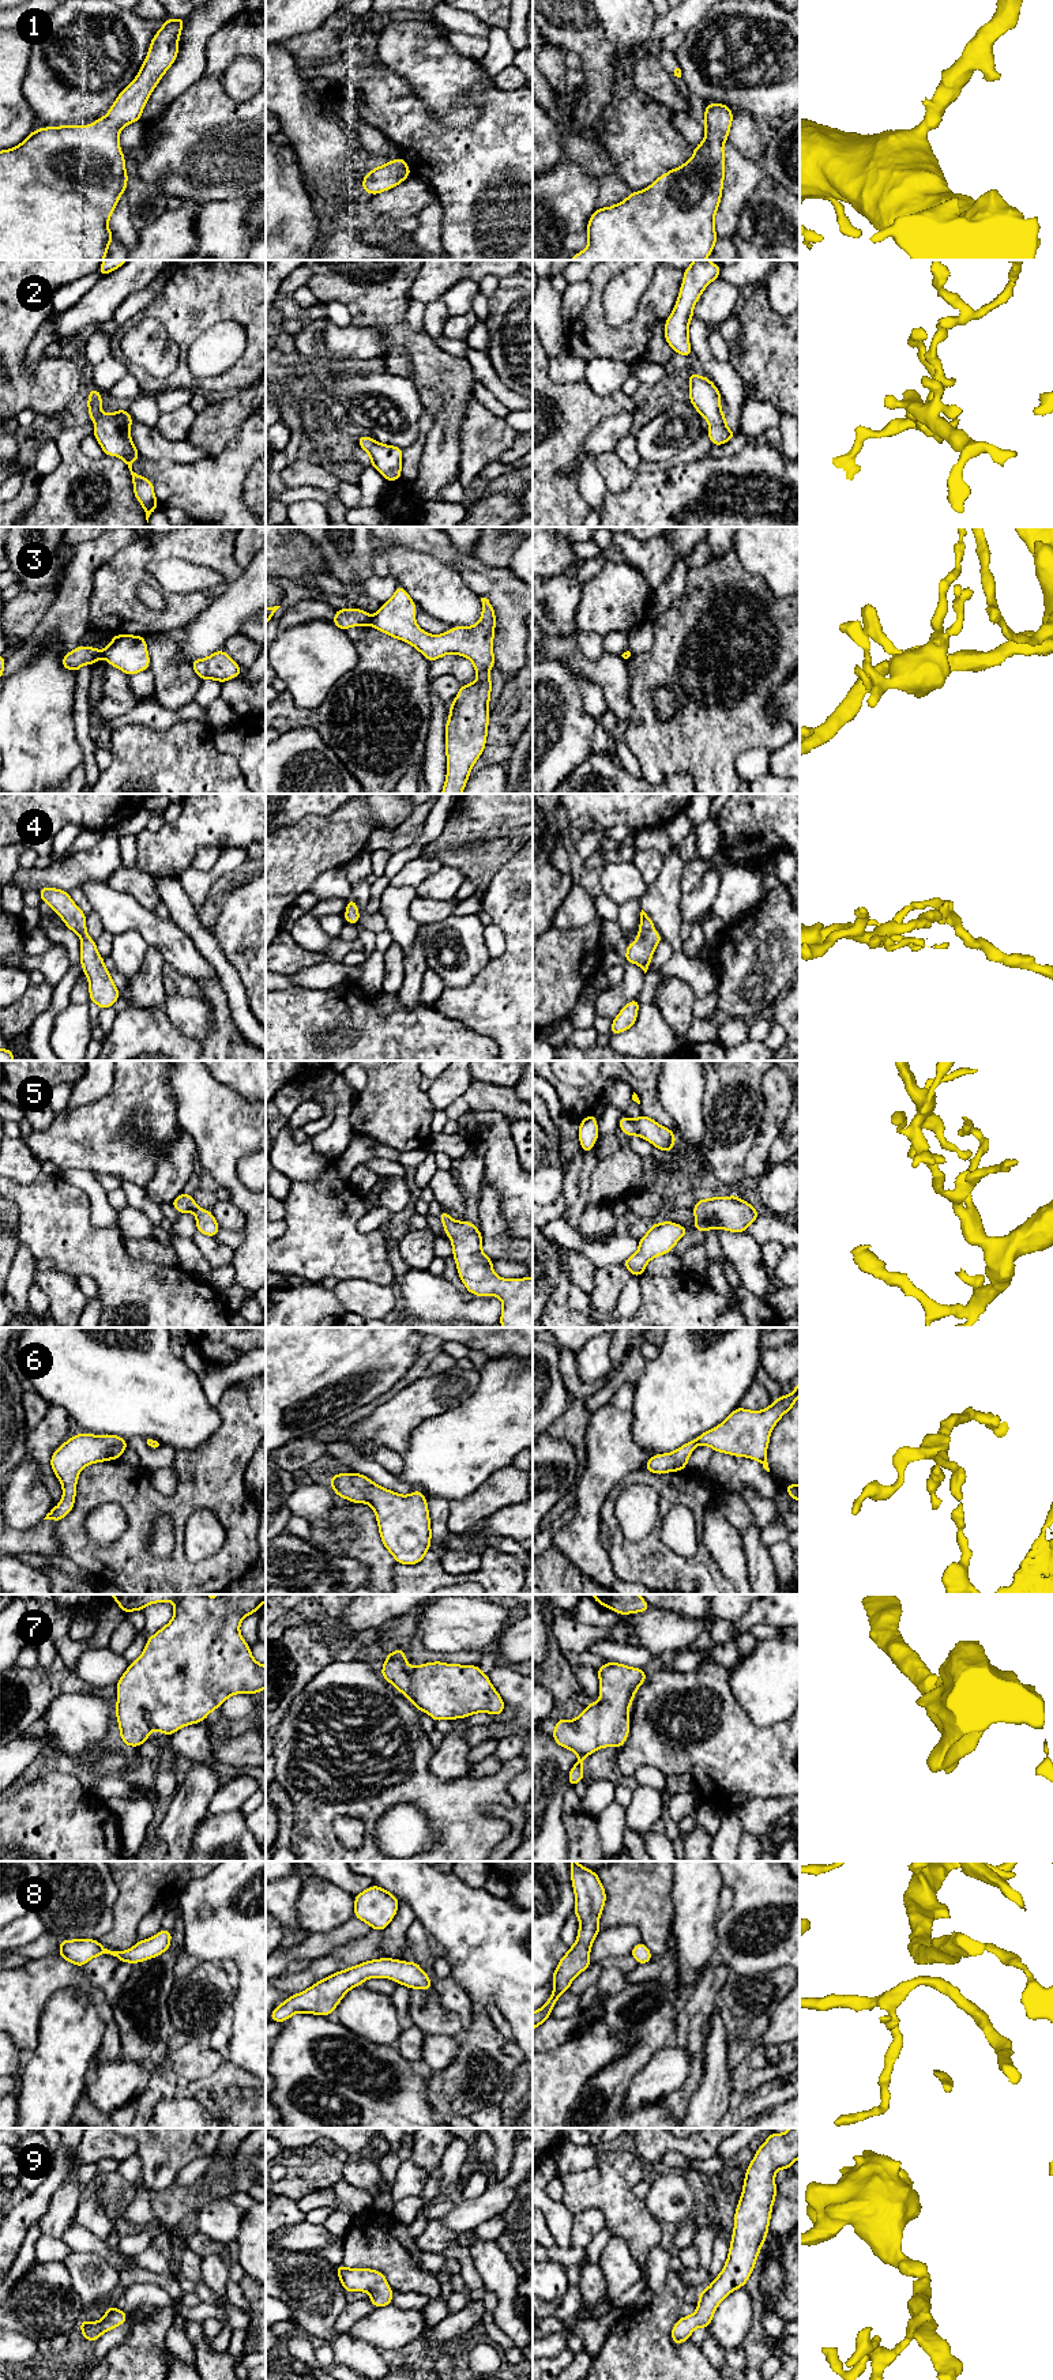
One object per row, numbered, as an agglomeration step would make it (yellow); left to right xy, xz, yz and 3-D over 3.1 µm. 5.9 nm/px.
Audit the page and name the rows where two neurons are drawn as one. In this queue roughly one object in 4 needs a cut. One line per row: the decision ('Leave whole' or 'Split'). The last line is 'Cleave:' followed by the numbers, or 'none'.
1: Leave whole
2: Leave whole
3: Split
4: Leave whole
5: Leave whole
6: Leave whole
7: Leave whole
8: Leave whole
9: Leave whole
Cleave: 3

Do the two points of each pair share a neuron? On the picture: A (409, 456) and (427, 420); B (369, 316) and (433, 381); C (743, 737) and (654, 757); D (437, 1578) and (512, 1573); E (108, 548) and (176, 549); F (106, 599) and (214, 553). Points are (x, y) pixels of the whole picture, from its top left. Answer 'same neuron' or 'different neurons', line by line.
A: same neuron
B: same neuron
C: same neuron
D: same neuron
E: different neurons
F: same neuron

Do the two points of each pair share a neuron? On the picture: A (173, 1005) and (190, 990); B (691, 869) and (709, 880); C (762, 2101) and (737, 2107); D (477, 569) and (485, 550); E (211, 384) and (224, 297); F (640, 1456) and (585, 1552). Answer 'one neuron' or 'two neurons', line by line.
A: two neurons
B: two neurons
C: one neuron
D: two neurons
E: one neuron
F: one neuron

